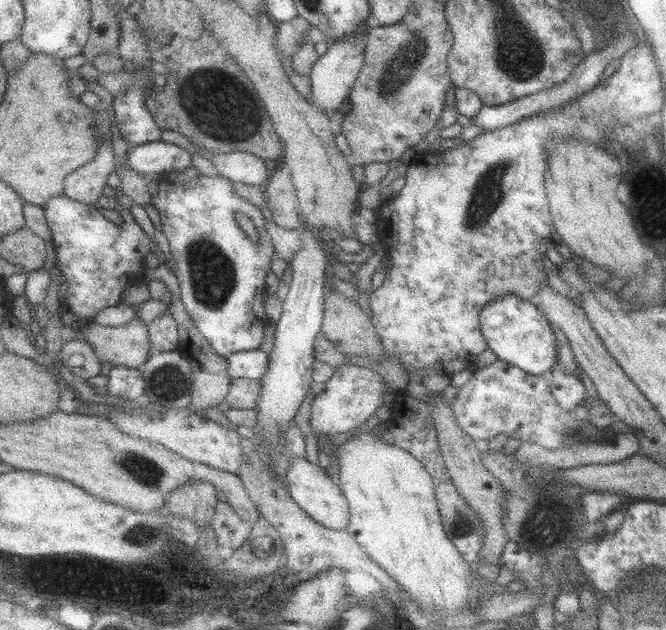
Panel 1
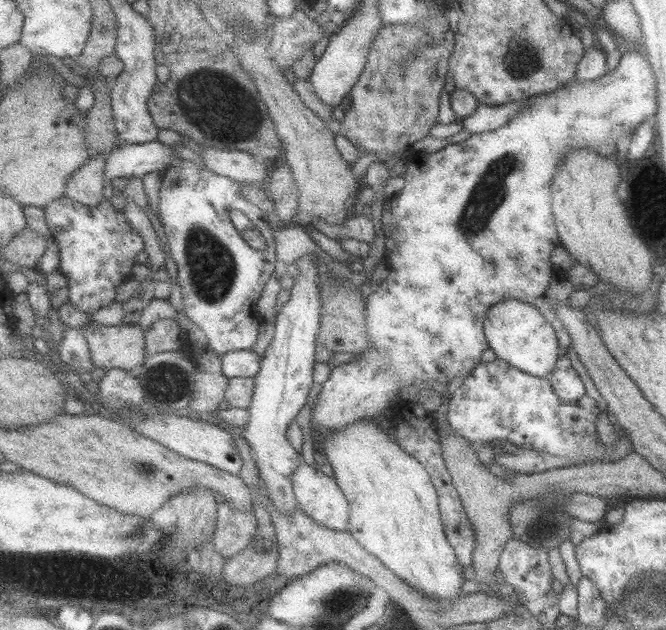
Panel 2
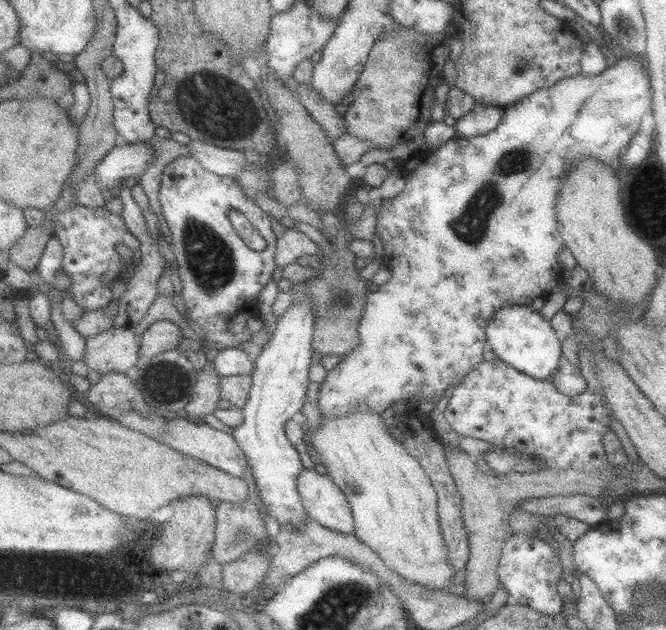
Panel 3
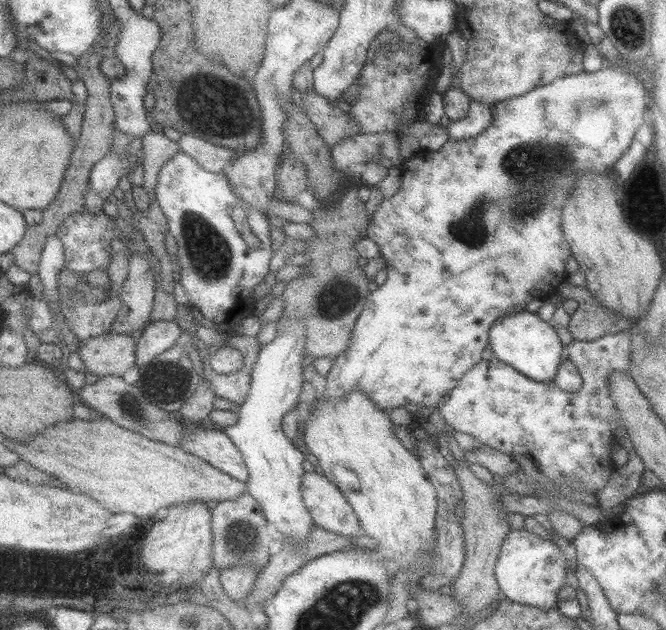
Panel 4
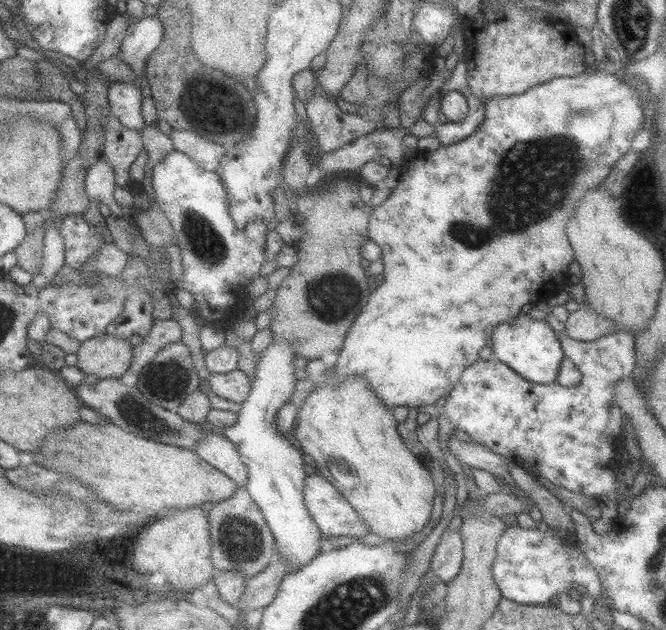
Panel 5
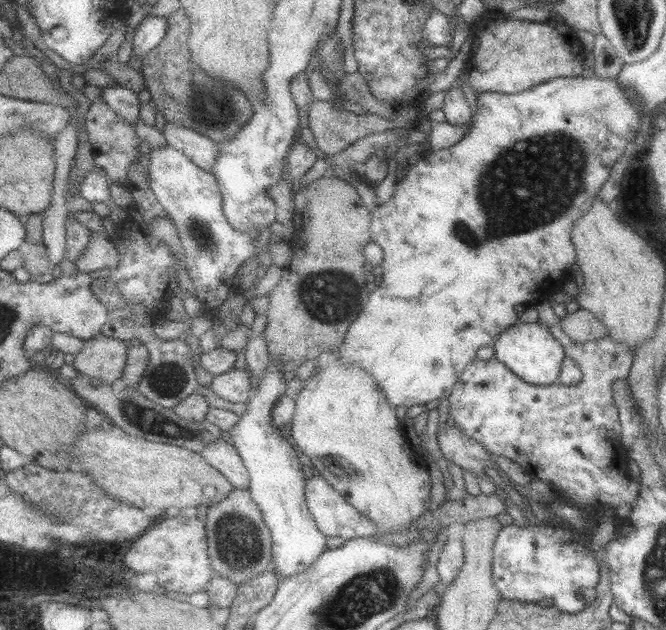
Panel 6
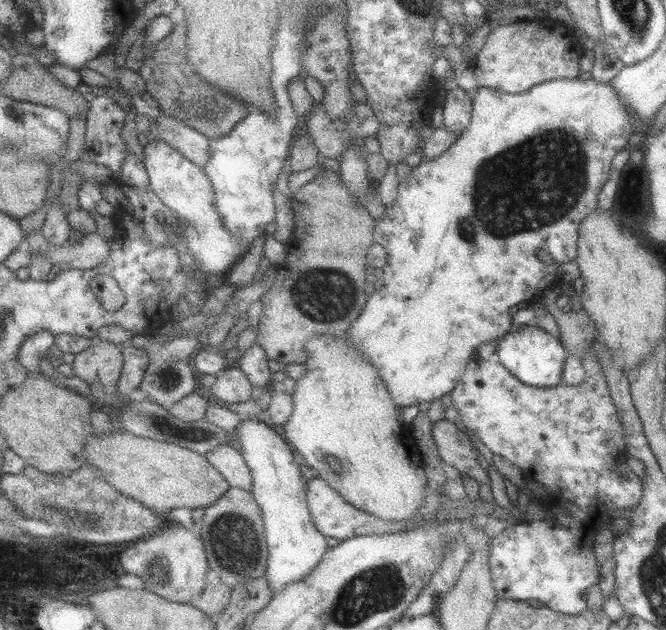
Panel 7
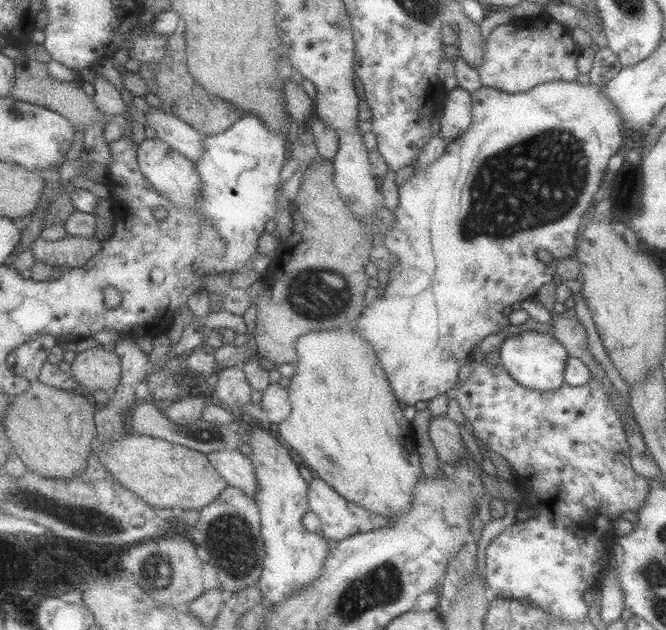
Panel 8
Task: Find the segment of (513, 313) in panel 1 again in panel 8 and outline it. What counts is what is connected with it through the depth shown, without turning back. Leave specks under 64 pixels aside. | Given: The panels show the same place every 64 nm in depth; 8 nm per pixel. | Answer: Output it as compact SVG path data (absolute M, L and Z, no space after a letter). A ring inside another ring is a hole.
M525 330L516 335L506 335L499 351L498 362L519 381L519 384L528 389L555 390L565 382L566 362L569 355L566 353L566 347L552 334Z

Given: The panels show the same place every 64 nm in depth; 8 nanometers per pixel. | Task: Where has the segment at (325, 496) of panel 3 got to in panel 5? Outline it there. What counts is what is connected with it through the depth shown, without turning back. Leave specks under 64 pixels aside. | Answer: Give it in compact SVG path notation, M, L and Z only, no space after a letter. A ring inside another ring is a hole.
M310 474L306 480L306 504L326 536L365 536L371 526L345 498L334 483L324 476Z

